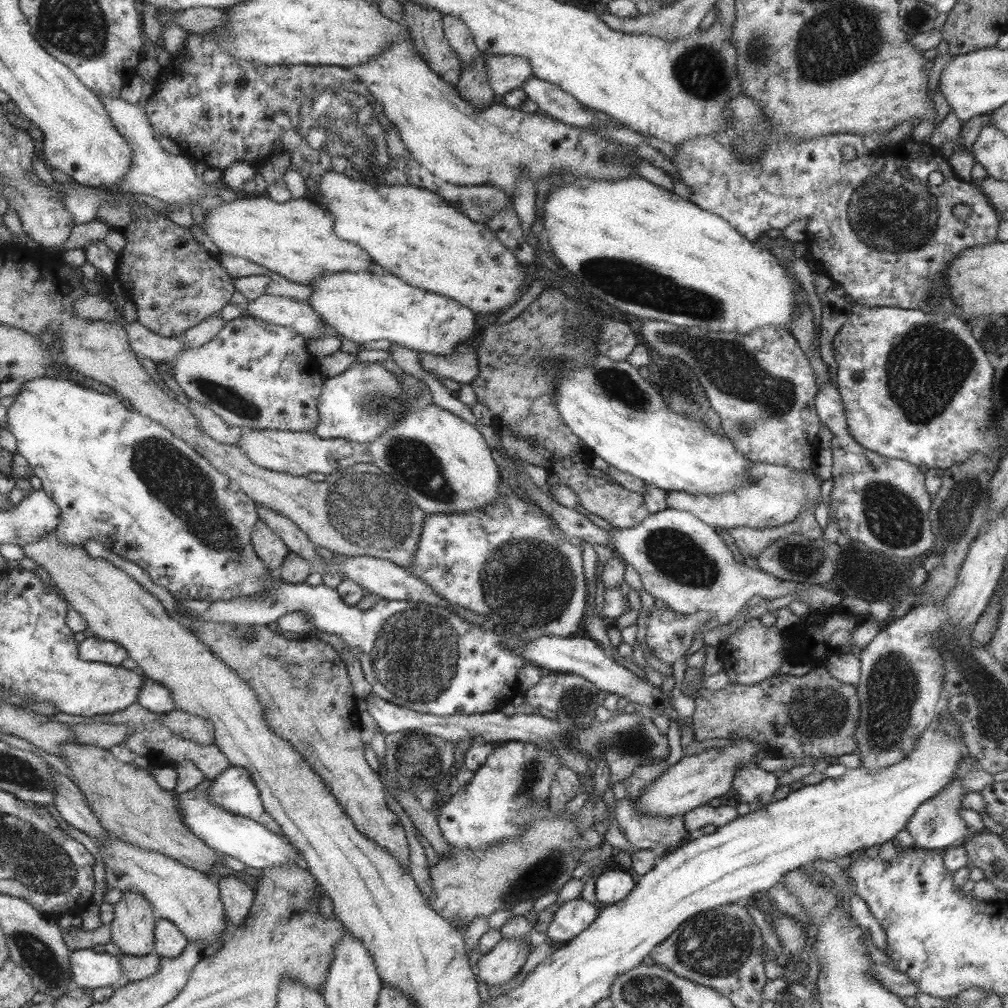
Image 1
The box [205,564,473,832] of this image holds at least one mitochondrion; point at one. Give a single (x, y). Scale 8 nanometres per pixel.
(414, 658)

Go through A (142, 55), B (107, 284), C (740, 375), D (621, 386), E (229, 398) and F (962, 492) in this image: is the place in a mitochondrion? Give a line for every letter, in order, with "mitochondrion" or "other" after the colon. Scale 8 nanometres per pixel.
A: other
B: other
C: mitochondrion
D: mitochondrion
E: mitochondrion
F: mitochondrion

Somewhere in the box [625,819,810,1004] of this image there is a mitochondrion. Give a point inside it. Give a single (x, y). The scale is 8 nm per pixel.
(714, 946)

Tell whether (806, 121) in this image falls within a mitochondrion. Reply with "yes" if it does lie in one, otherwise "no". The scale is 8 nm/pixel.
no

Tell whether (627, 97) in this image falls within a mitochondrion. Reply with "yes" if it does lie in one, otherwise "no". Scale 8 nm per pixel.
no

